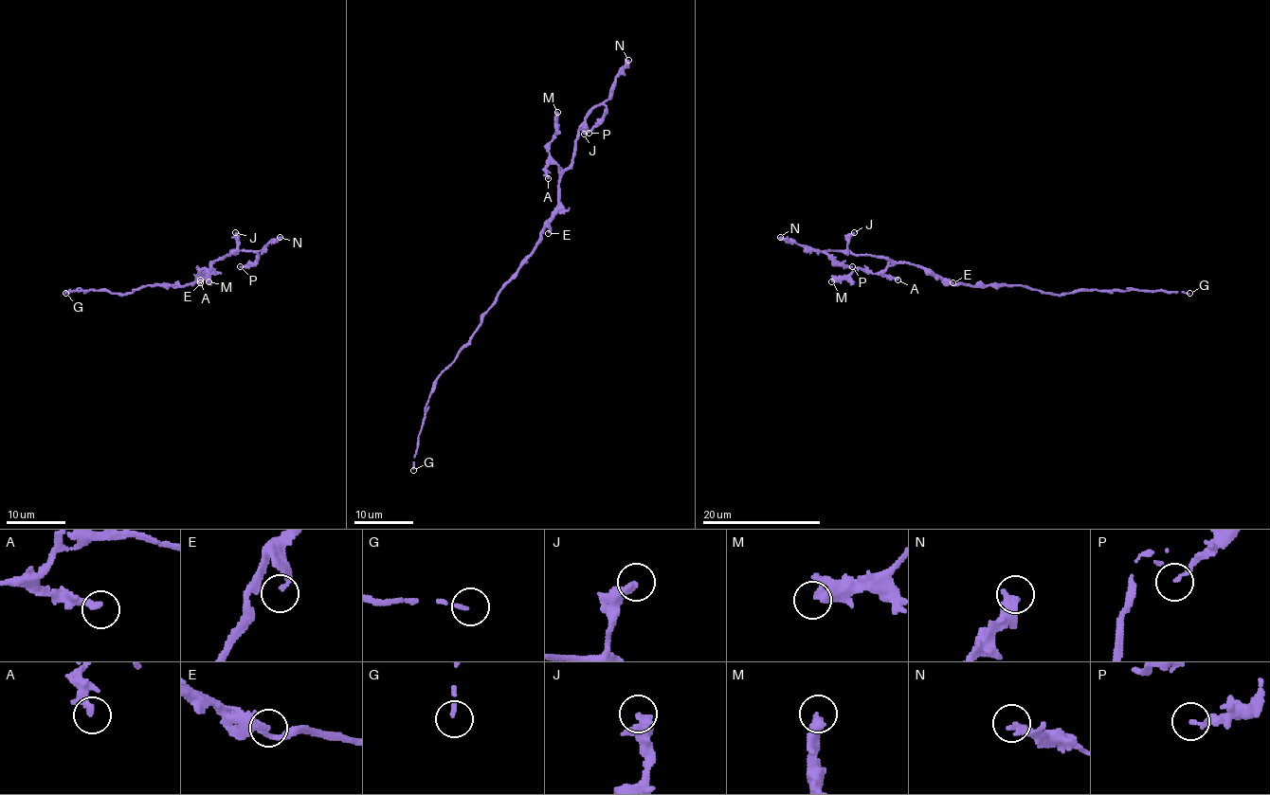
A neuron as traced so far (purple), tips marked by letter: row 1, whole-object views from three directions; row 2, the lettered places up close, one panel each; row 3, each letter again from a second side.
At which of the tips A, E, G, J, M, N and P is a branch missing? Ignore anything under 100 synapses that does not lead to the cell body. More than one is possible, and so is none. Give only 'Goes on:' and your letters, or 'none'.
Goes on: none

